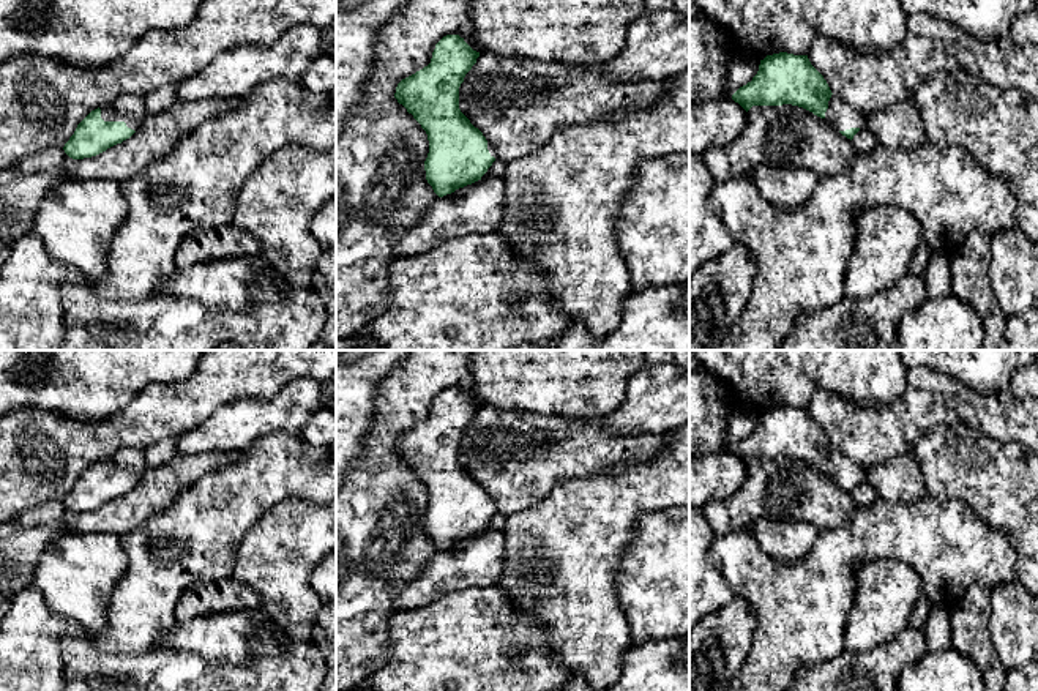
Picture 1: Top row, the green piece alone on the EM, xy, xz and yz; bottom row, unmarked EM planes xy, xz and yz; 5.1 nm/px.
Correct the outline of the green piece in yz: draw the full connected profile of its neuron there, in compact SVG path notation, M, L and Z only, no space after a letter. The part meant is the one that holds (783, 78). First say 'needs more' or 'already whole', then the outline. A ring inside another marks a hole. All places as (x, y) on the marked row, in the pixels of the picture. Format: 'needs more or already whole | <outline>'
needs more | M779 52L760 60L751 82L740 87L732 99L746 112L752 106L792 104L825 118L847 139L866 125L866 115L833 95L823 76L811 65L808 55Z

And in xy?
needs more | M126 93L114 103L91 110L65 144L73 159L96 156L129 139L147 117L145 96Z

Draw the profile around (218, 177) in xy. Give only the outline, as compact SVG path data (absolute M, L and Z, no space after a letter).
M276 77L257 85L237 109L202 121L189 134L180 137L170 153L120 183L128 204L128 216L110 243L106 273L91 281L91 292L103 300L118 301L162 297L161 287L178 271L175 252L183 238L199 226L232 224L240 189L252 172L282 147L308 147L317 151L336 148L336 106L328 96L309 92L301 80Z

